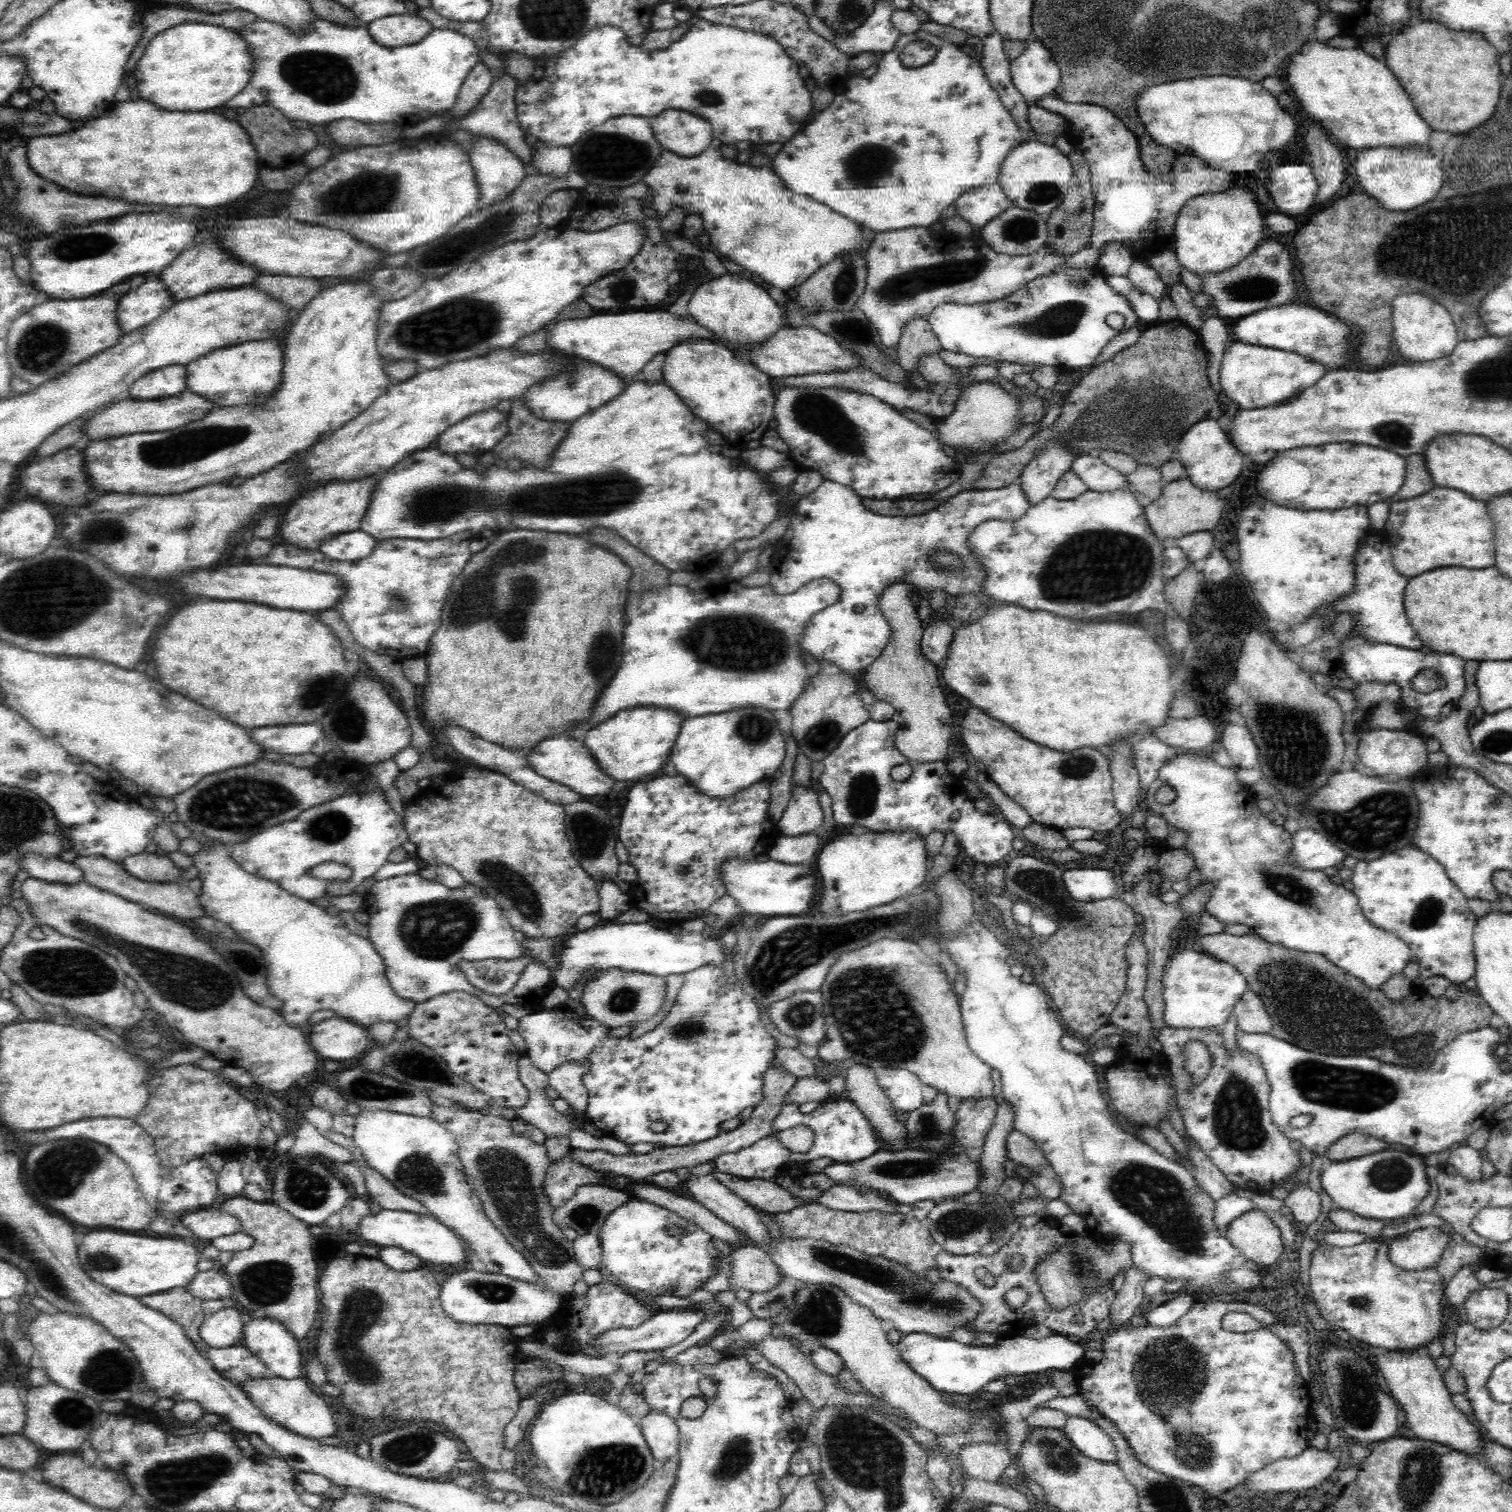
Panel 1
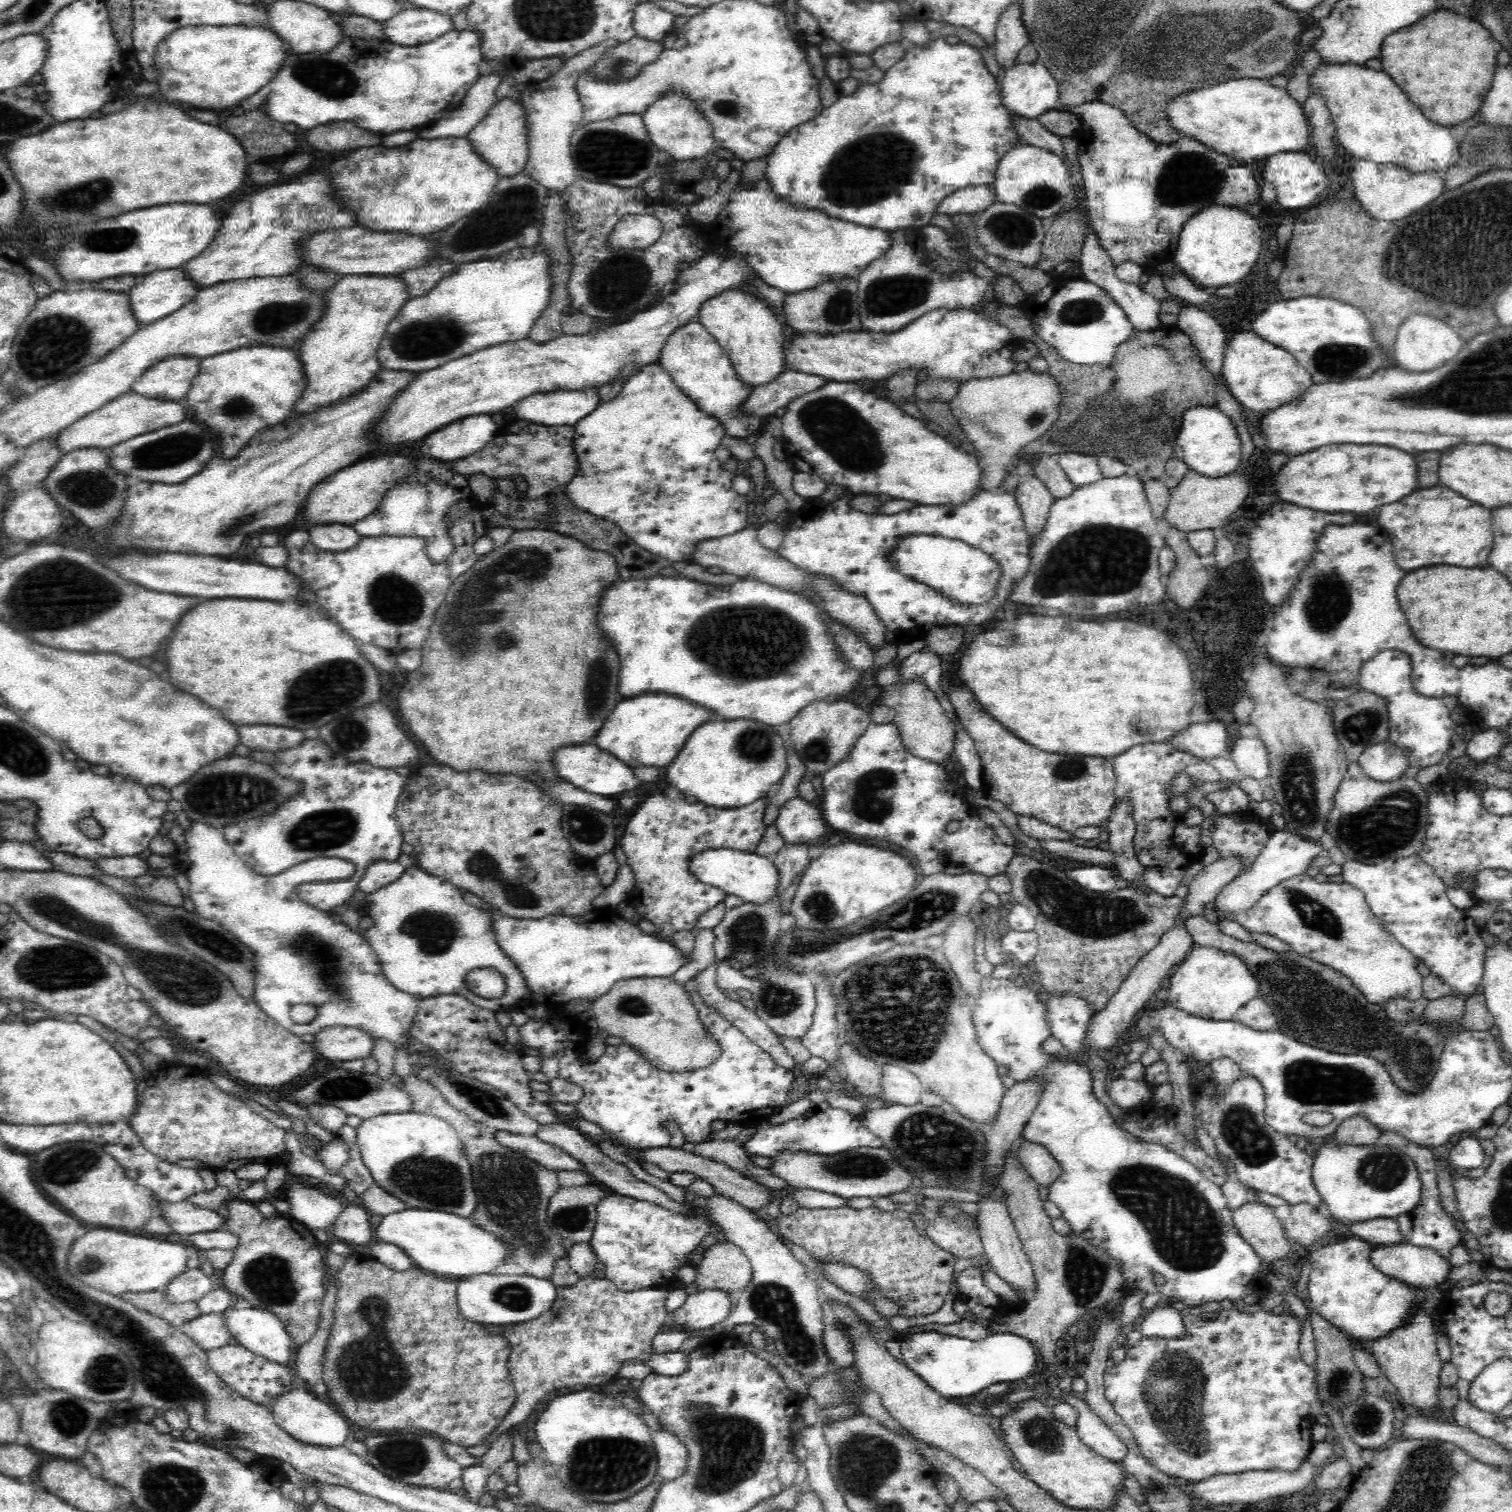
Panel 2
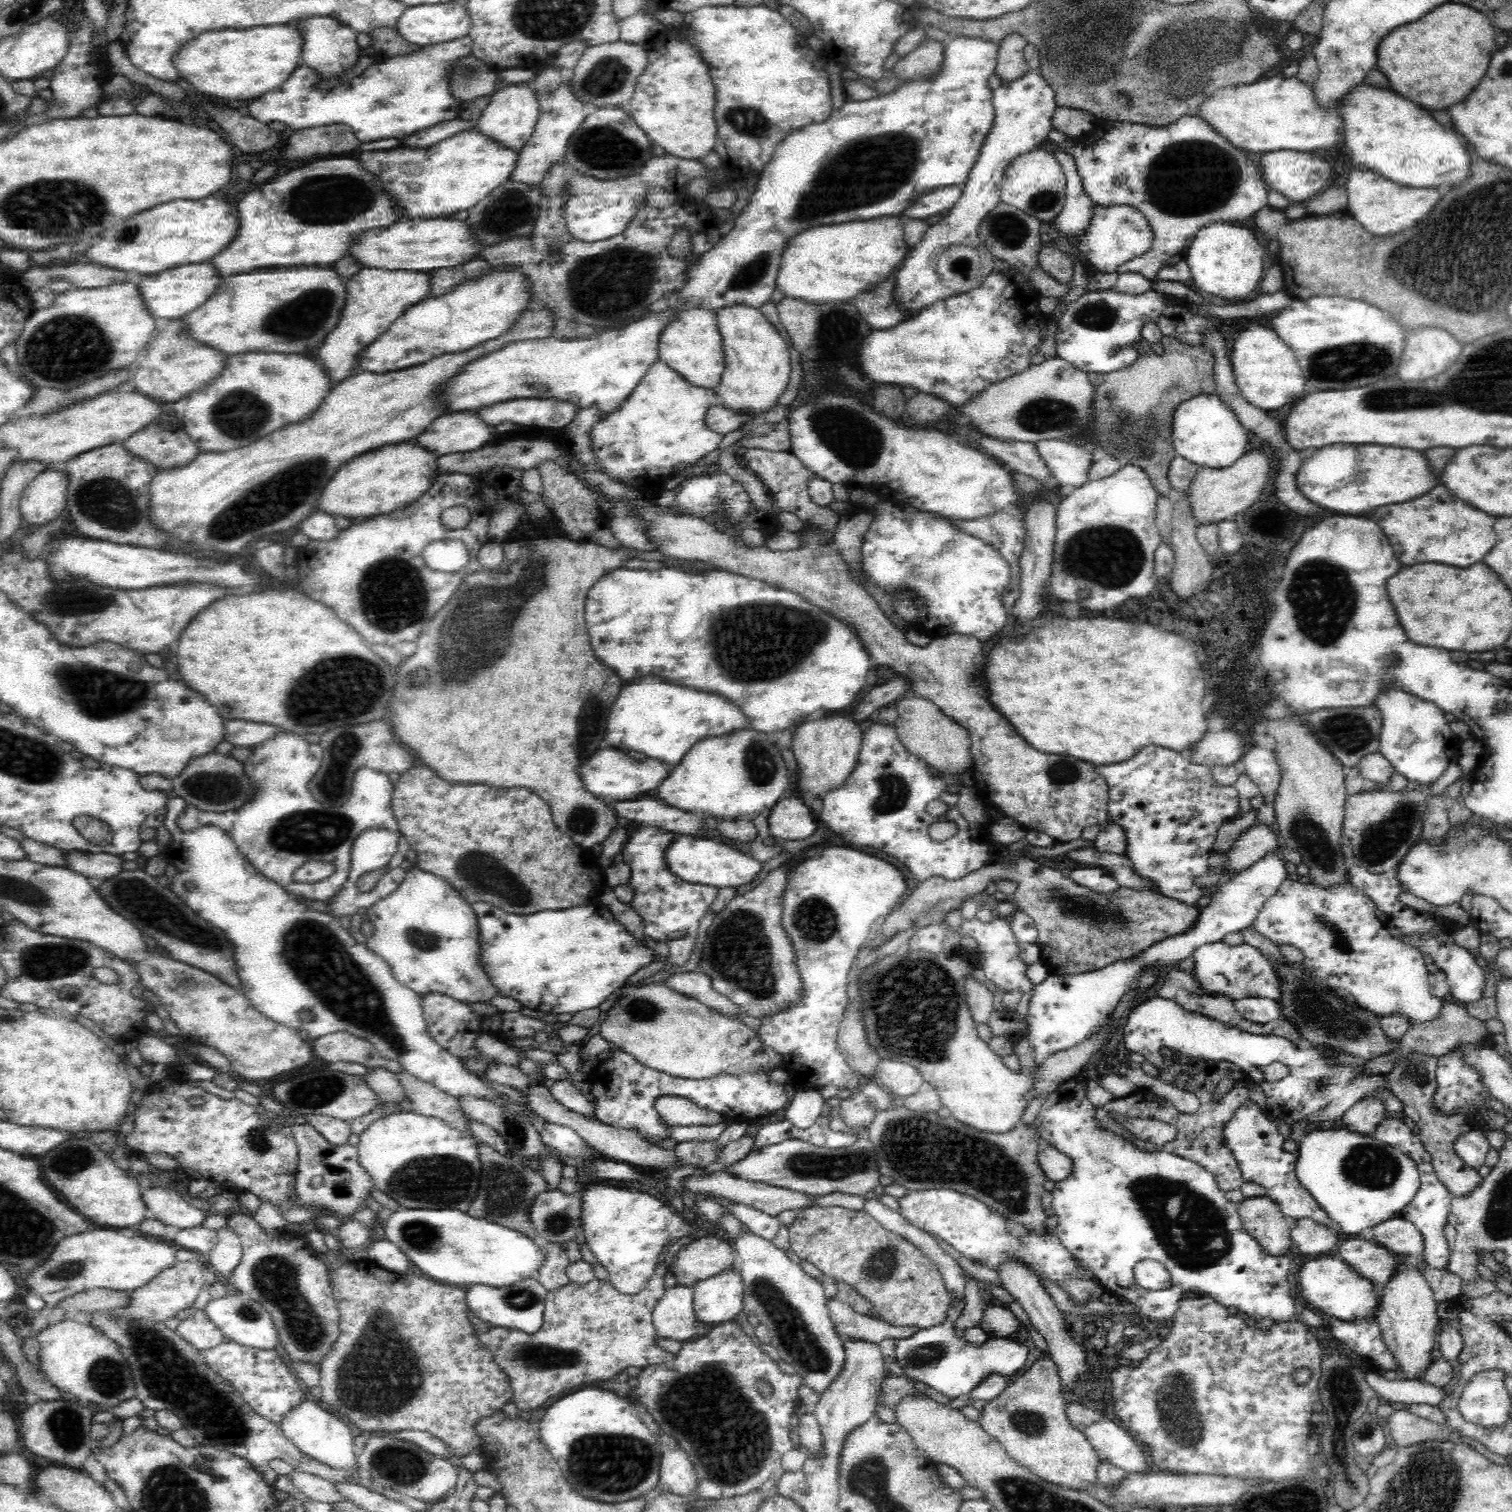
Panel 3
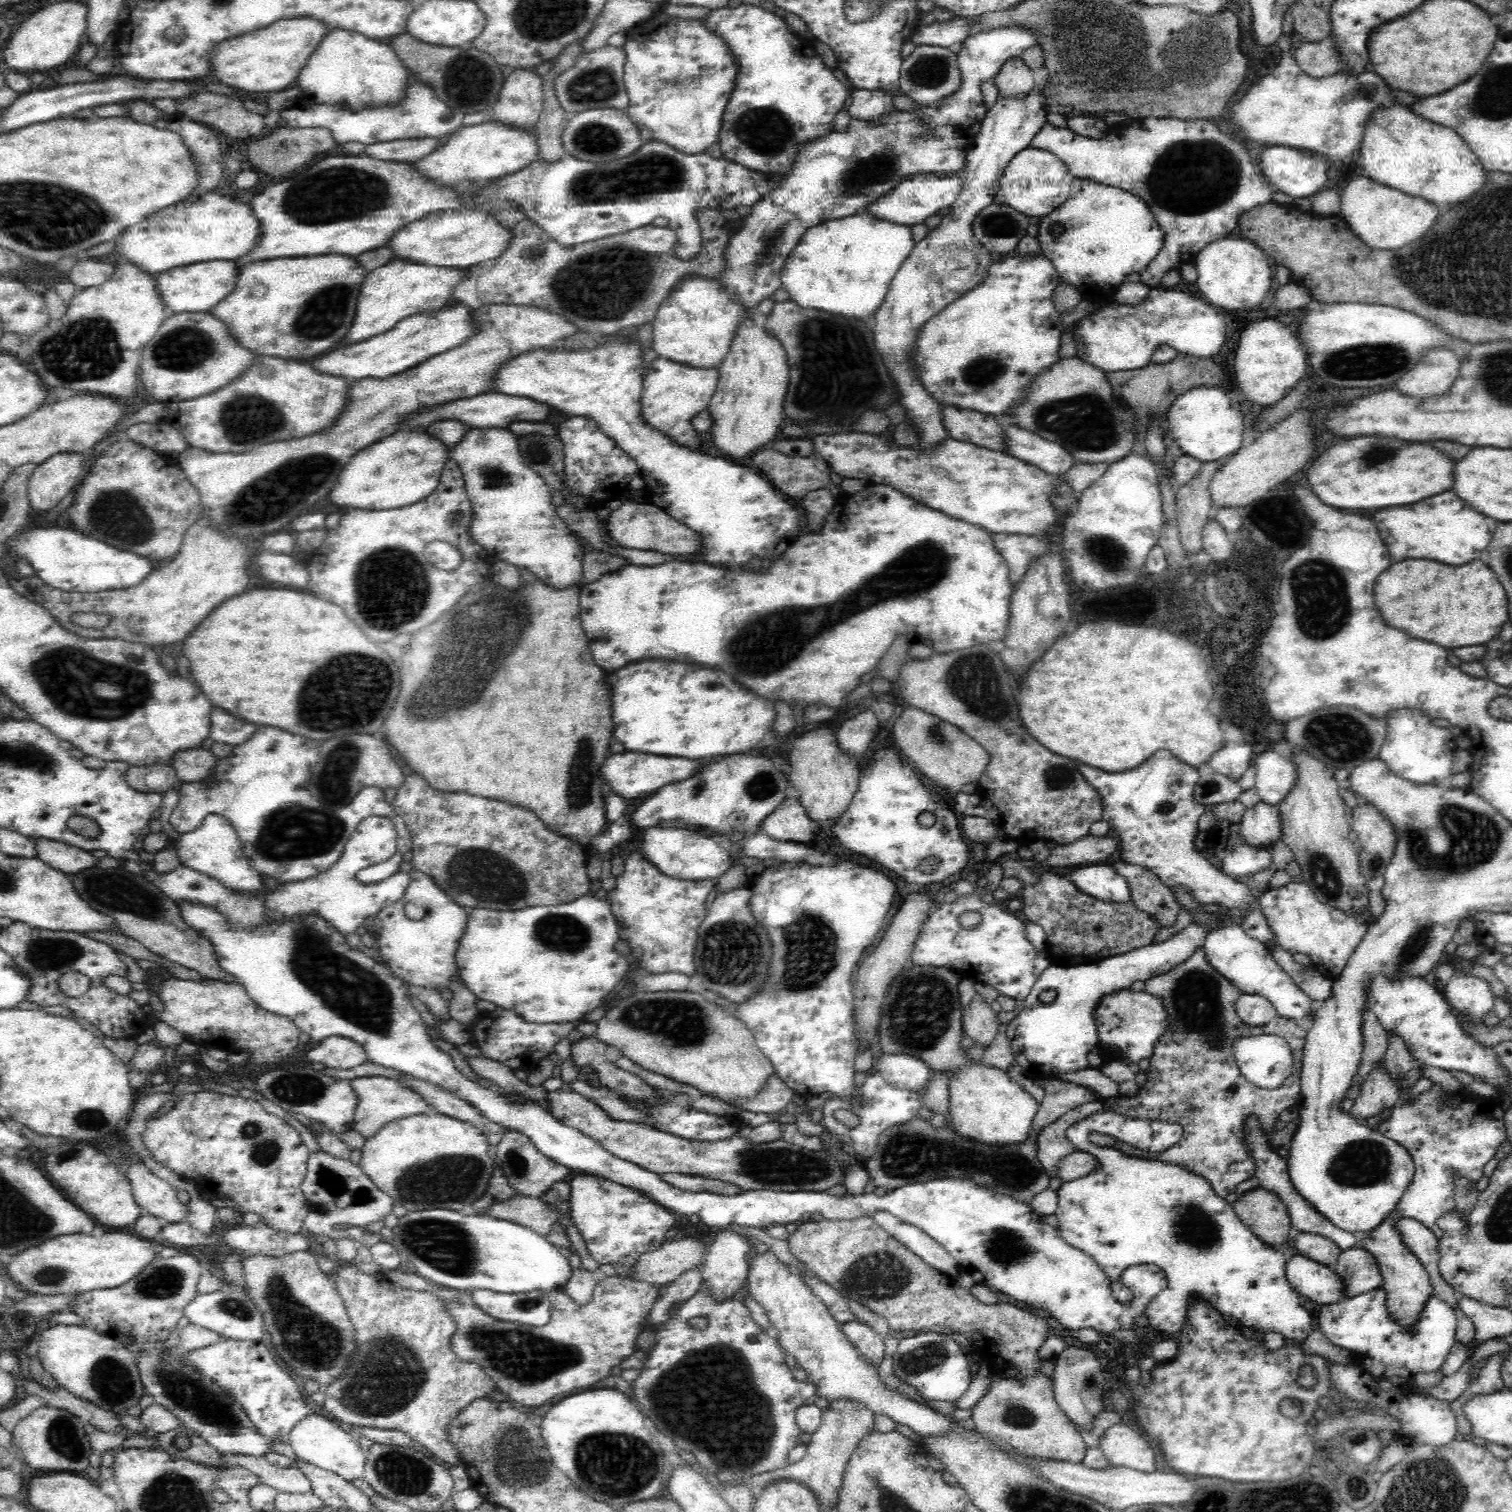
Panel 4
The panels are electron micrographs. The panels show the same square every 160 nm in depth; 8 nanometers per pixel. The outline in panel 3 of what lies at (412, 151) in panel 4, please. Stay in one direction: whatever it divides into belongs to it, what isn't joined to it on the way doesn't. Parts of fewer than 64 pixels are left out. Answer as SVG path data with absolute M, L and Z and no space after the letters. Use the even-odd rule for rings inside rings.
M459 119L452 120L452 122L442 122L407 136L401 140L398 147L420 147L420 149L427 149L437 142L442 142L442 140L454 136L456 132L460 132L460 130L466 127L475 128L475 126L476 123L461 123Z

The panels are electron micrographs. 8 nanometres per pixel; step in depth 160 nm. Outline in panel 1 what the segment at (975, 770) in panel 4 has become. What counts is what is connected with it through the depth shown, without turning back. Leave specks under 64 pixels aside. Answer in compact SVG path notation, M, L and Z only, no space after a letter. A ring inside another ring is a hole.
M902 581L882 591L880 611L888 621L891 634L882 654L865 671L865 679L869 691L878 700L895 708L893 719L898 722L895 745L899 752L910 762L929 764L946 761L954 719L940 689L937 668L920 650L923 631L917 613L919 596L915 587Z

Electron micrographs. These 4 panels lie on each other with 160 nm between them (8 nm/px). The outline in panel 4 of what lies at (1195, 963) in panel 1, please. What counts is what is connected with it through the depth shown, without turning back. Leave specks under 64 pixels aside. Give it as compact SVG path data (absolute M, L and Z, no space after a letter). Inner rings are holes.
M1231 922L1212 928L1204 942L1204 951L1208 963L1241 993L1255 994L1266 998L1275 1009L1277 1016L1291 1020L1301 1020L1312 1012L1312 999L1300 990L1294 980L1276 963L1274 957L1262 943L1252 939L1242 925Z

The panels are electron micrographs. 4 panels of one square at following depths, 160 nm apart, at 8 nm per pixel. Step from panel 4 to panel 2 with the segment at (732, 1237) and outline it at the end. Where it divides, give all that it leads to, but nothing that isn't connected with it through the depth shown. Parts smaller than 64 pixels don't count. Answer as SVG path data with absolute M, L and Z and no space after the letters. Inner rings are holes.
M719 1288L691 1289L686 1302L671 1316L671 1322L689 1330L709 1330L729 1317L735 1295Z

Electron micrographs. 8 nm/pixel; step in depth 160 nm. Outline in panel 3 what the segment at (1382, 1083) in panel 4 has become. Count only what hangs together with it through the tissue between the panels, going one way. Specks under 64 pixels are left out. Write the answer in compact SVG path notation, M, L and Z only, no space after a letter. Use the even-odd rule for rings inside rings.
M1366 1096L1356 1102L1342 1116L1343 1124L1350 1130L1373 1135L1382 1120L1388 1120L1385 1101L1380 1096Z

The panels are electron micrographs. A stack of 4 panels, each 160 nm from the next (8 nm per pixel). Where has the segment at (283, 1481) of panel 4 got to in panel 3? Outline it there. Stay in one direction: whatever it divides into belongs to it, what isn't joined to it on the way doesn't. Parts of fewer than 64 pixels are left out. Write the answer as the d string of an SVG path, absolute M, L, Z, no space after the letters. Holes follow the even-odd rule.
M293 1469L292 1474L286 1478L292 1481L292 1485L300 1493L306 1494L308 1498L312 1498L316 1502L336 1503L343 1500L343 1497L333 1488L333 1484L318 1475Z

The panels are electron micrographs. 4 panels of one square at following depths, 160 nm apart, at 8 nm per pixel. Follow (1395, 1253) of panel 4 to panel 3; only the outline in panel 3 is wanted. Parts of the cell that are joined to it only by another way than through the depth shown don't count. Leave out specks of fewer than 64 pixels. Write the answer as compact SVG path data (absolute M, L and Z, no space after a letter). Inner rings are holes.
M1395 1253L1394 1255L1398 1259L1398 1264L1379 1298L1379 1308L1375 1316L1381 1326L1384 1344L1401 1370L1398 1372L1399 1378L1411 1380L1422 1377L1432 1363L1432 1346L1436 1341L1436 1328L1439 1322L1436 1315L1438 1302L1434 1298L1432 1287L1418 1266L1406 1257Z

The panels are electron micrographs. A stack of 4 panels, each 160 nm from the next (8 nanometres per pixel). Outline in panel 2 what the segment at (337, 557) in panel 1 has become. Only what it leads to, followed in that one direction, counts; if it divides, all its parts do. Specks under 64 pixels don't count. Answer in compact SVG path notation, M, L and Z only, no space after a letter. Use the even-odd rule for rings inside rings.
M305 525L304 531L310 536L312 544L320 549L333 553L343 553L352 549L359 542L360 536L350 526Z

